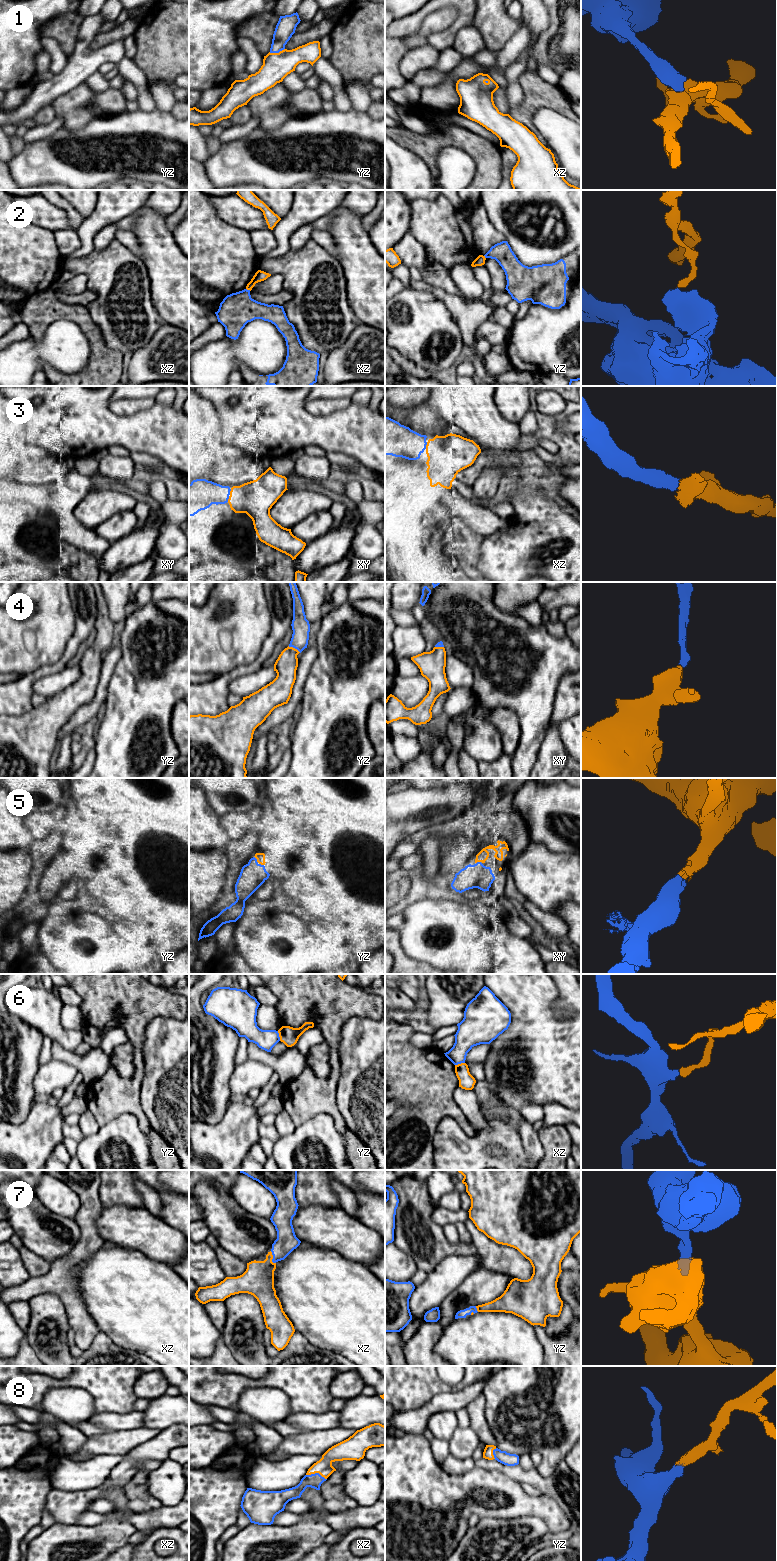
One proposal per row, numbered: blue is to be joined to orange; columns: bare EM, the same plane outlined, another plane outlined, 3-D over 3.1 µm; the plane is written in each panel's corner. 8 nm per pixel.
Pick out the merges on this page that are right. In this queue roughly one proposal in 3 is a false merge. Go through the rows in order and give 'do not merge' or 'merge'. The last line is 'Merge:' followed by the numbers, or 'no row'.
1: merge
2: do not merge
3: merge
4: merge
5: merge
6: do not merge
7: merge
8: merge
Merge: 1, 3, 4, 5, 7, 8

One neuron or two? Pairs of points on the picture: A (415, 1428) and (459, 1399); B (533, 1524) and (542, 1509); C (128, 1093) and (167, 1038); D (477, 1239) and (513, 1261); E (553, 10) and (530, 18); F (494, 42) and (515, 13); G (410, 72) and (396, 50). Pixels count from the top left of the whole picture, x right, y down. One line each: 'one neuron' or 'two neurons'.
A: one neuron
B: two neurons
C: two neurons
D: one neuron
E: two neurons
F: two neurons
G: two neurons

